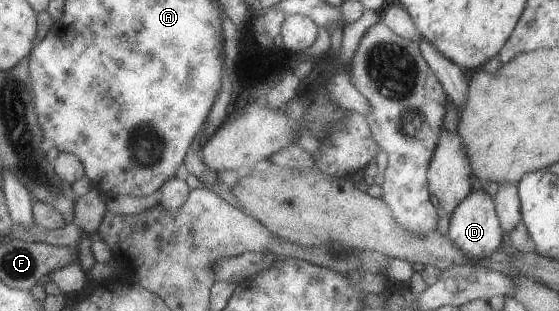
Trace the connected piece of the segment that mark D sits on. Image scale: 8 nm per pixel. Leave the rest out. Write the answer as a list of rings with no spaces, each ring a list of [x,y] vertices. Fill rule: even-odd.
[[[483,189],[470,192],[464,200],[458,204],[454,212],[449,216],[448,240],[454,244],[454,248],[464,254],[468,260],[478,262],[492,254],[498,246],[504,243],[505,235],[500,227],[492,198]]]

